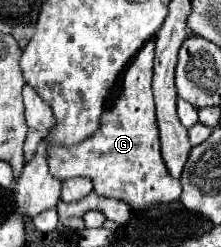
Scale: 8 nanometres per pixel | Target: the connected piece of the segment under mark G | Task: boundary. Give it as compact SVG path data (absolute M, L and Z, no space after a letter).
M148 40L140 52L134 56L134 60L128 64L124 76L122 76L122 92L116 98L114 106L110 106L106 112L102 112L100 128L94 132L94 136L86 138L80 144L72 146L50 146L46 150L48 158L48 168L50 174L56 176L58 180L68 180L68 178L90 178L94 182L94 192L98 196L108 196L122 200L130 204L132 208L146 208L150 204L162 204L162 202L174 202L182 194L180 180L174 180L160 156L160 136L158 136L158 124L156 124L156 114L154 114L154 96L152 96L152 64L154 64L154 40Z

